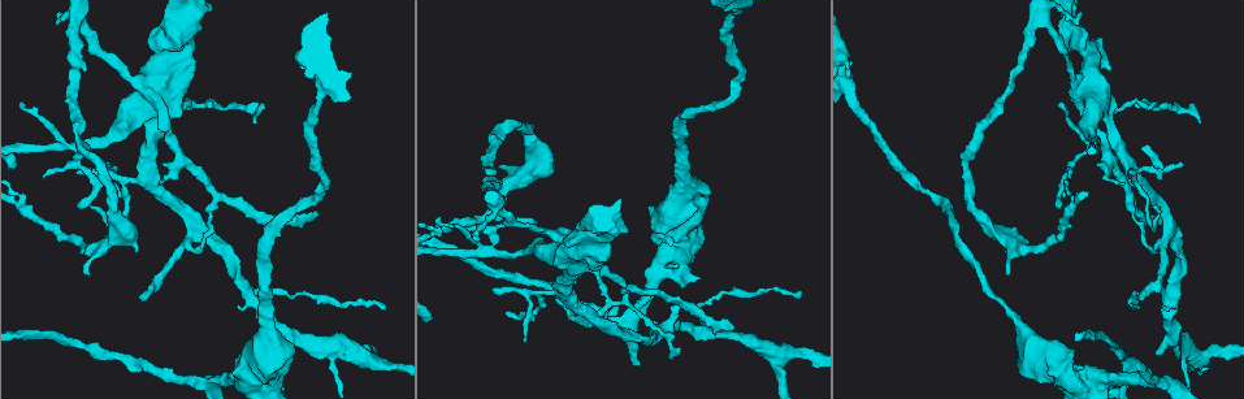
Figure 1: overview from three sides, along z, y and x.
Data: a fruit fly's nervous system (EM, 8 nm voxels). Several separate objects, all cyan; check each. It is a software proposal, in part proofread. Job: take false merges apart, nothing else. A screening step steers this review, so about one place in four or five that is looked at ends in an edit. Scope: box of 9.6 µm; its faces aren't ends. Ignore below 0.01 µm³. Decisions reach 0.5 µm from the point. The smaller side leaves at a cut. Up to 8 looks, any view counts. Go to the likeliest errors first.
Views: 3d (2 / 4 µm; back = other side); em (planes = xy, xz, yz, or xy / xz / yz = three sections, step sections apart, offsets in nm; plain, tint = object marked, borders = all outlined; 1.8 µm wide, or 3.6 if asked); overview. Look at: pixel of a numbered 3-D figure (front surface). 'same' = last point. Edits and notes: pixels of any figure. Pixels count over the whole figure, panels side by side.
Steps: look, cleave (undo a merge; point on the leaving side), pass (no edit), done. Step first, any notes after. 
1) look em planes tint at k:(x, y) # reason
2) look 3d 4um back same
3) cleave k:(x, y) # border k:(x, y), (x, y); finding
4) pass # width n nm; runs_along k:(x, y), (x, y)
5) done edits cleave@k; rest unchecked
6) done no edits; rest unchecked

look 3d 4um back at 1:(1085, 386) # sudden change in width

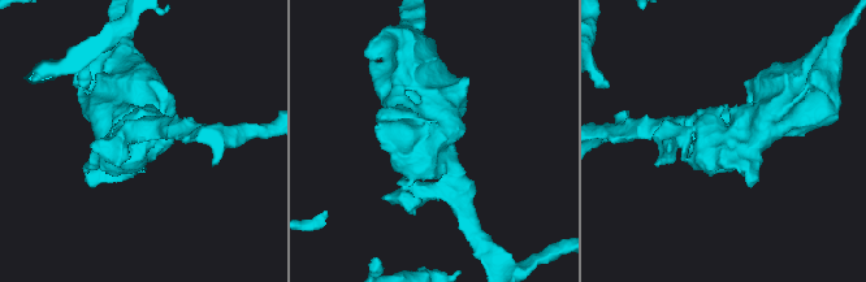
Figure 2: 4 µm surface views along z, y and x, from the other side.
look em xz step 4 tint at 2:(432, 143) # now the EM

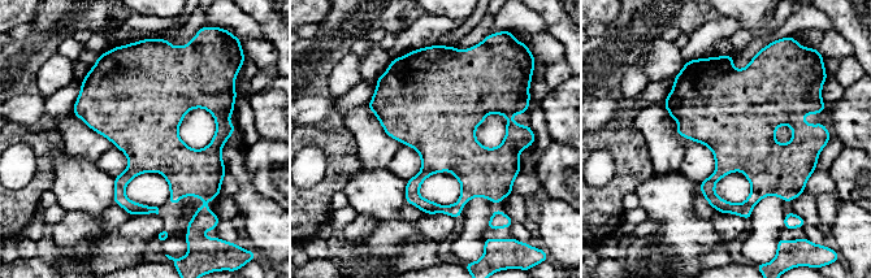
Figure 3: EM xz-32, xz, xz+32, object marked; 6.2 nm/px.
look em planes borders same # another direction

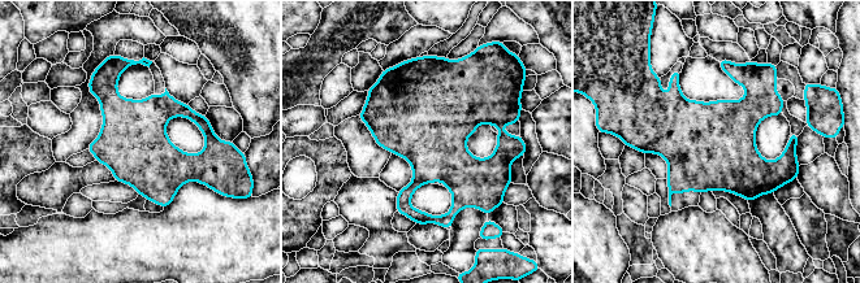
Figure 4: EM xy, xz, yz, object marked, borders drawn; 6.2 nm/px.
pass # all the same neuron

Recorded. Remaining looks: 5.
look em planes tint at 1:(163, 105) # thin arm on a thick one

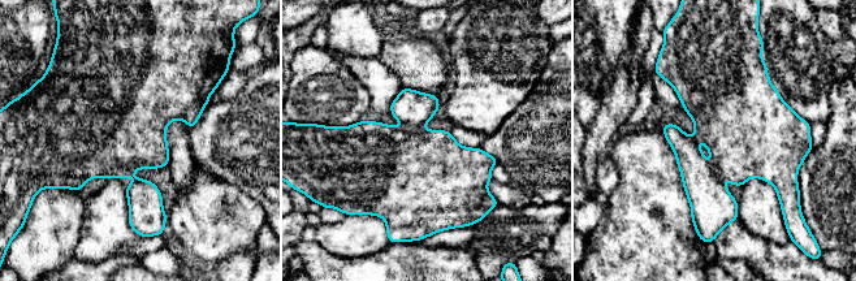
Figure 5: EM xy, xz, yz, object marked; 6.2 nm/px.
cleave 5:(413, 108) # part_leaving 5:(666, 128), (725, 221); a second neuron is stuck on

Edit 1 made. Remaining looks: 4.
look em planes tint at 1:(629, 318) # sharp bend

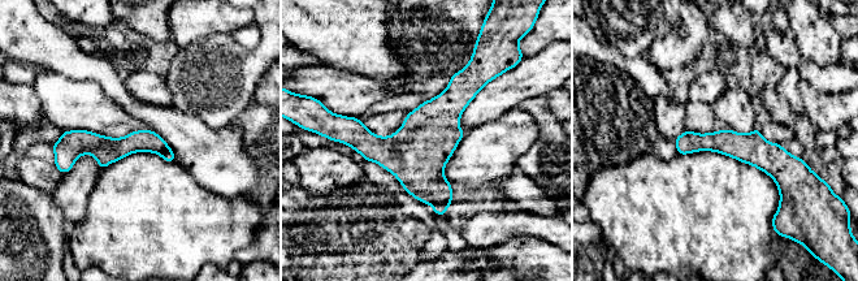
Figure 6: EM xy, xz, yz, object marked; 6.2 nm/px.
pass # runs_along 6:(679, 141), (728, 142), (793, 163); continuous, no second neuron

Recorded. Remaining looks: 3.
done edits cleave@5; rest unchecked

